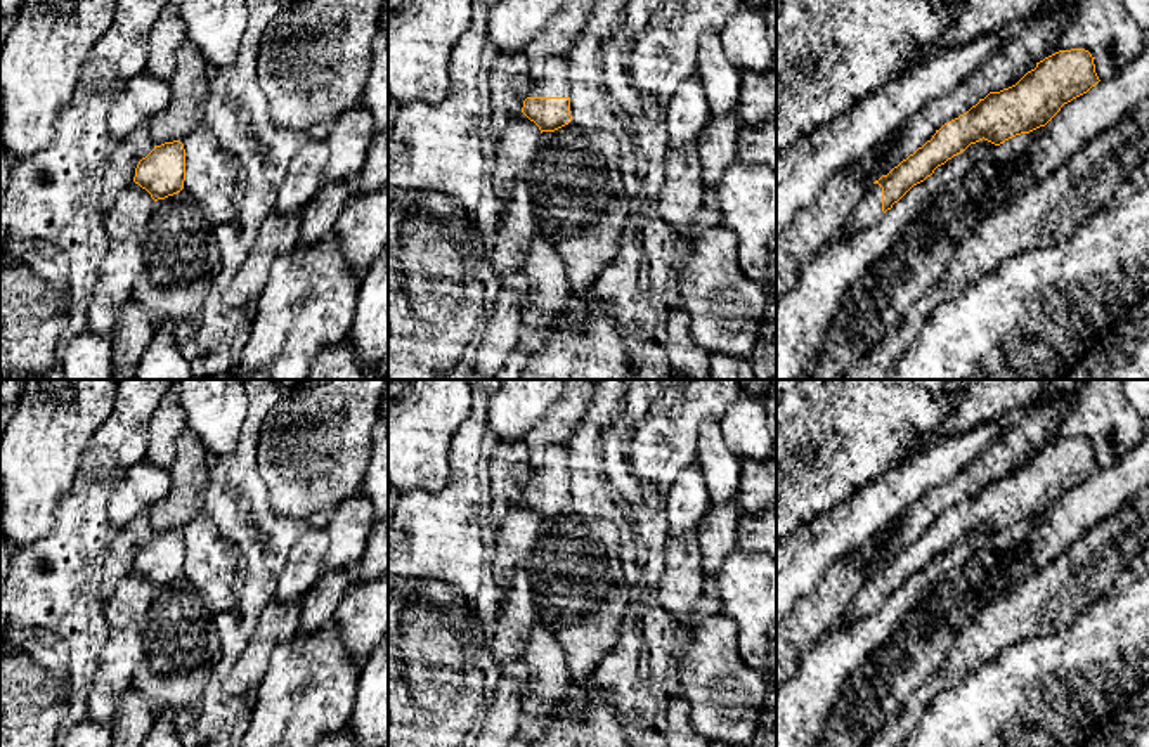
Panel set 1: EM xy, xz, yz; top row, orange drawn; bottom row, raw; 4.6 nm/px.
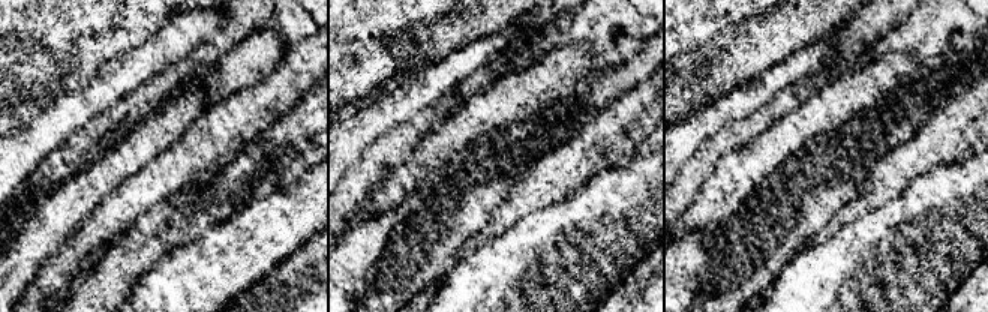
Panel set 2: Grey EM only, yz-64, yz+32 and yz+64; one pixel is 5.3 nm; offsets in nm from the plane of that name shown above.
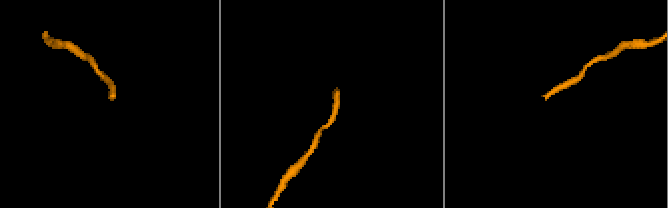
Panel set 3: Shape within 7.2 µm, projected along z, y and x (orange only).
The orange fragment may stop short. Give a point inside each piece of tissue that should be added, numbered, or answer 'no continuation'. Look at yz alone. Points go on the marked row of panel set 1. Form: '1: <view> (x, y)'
1: yz (869, 208)

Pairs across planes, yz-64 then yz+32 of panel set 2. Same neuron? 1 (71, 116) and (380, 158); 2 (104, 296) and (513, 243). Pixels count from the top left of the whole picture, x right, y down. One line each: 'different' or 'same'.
1: different
2: different

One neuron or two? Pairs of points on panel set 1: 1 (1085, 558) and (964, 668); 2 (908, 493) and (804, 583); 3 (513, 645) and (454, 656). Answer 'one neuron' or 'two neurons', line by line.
1: one neuron
2: one neuron
3: two neurons

